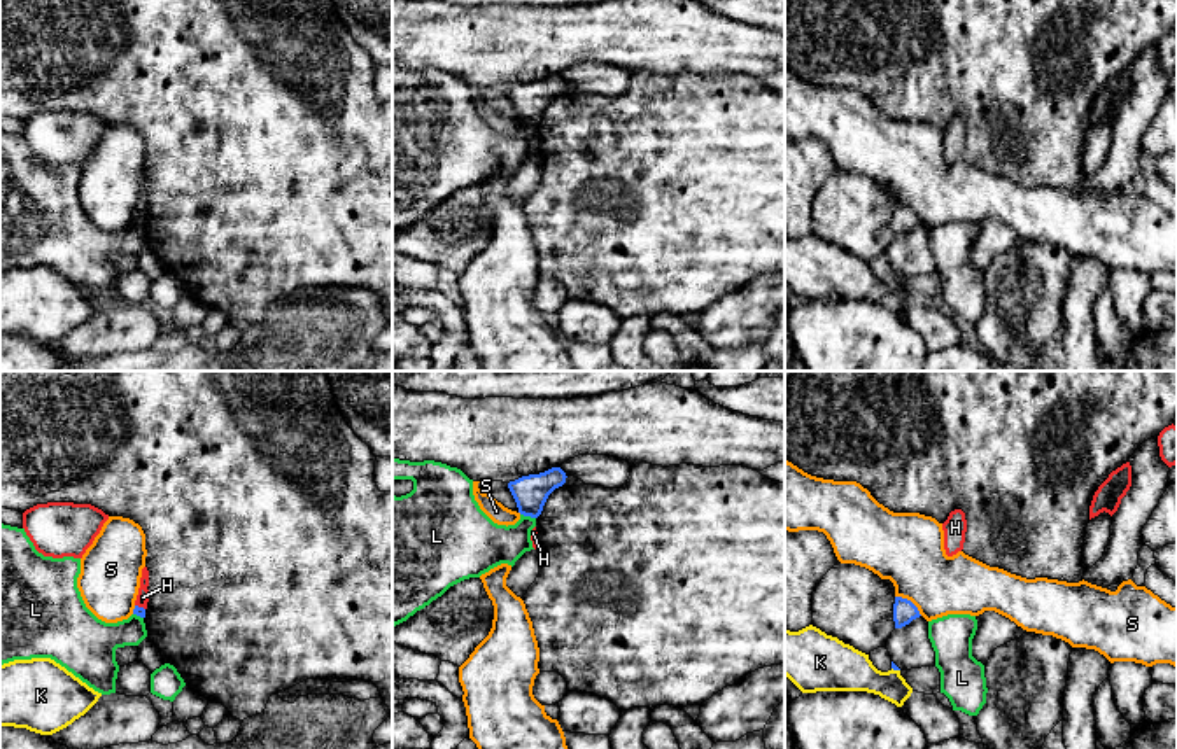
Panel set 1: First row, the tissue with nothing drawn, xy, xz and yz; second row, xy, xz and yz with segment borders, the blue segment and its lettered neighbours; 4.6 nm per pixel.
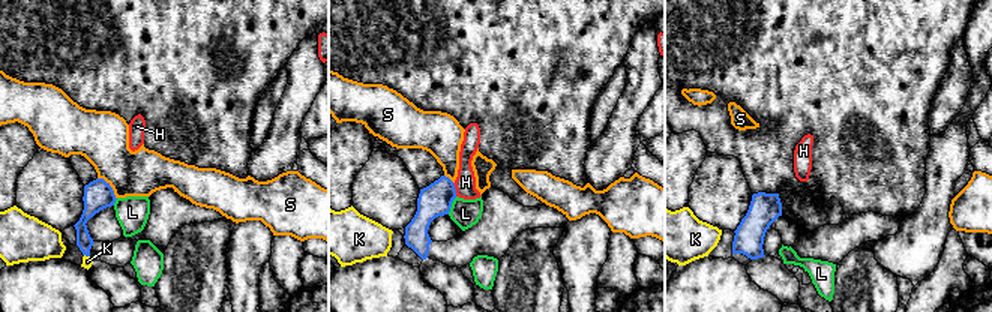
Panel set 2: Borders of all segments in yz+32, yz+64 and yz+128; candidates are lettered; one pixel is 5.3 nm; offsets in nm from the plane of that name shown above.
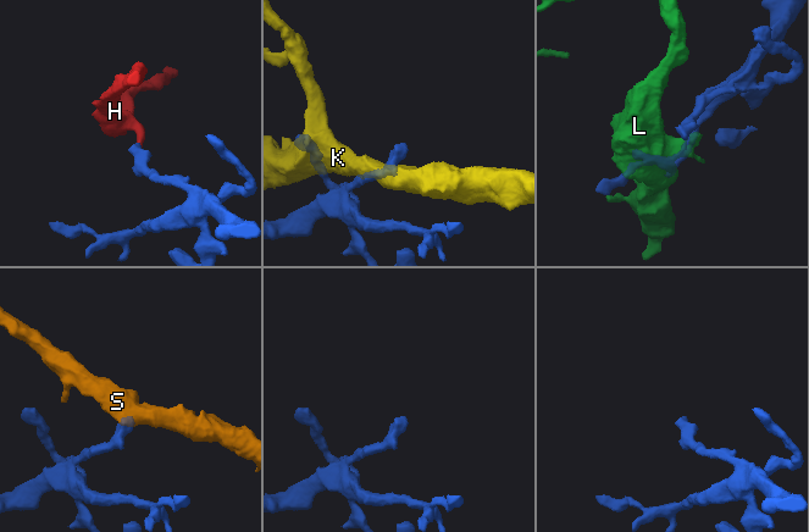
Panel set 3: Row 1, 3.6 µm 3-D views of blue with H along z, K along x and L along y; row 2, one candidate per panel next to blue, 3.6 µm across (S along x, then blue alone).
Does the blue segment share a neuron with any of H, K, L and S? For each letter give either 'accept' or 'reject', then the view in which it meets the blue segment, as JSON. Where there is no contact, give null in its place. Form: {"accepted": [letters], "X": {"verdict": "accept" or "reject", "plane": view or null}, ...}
{"accepted": [], "H": {"verdict": "reject", "plane": "xy"}, "K": {"verdict": "reject", "plane": "yz"}, "L": {"verdict": "reject", "plane": "xz"}, "S": {"verdict": "reject", "plane": "yz"}}

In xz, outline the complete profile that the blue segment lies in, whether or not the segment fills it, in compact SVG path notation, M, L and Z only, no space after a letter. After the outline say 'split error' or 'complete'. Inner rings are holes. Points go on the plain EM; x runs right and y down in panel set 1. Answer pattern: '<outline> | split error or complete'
M552 75L539 82L522 84L508 91L508 96L517 110L518 121L538 126L548 103L566 91L566 80L560 75Z | complete

